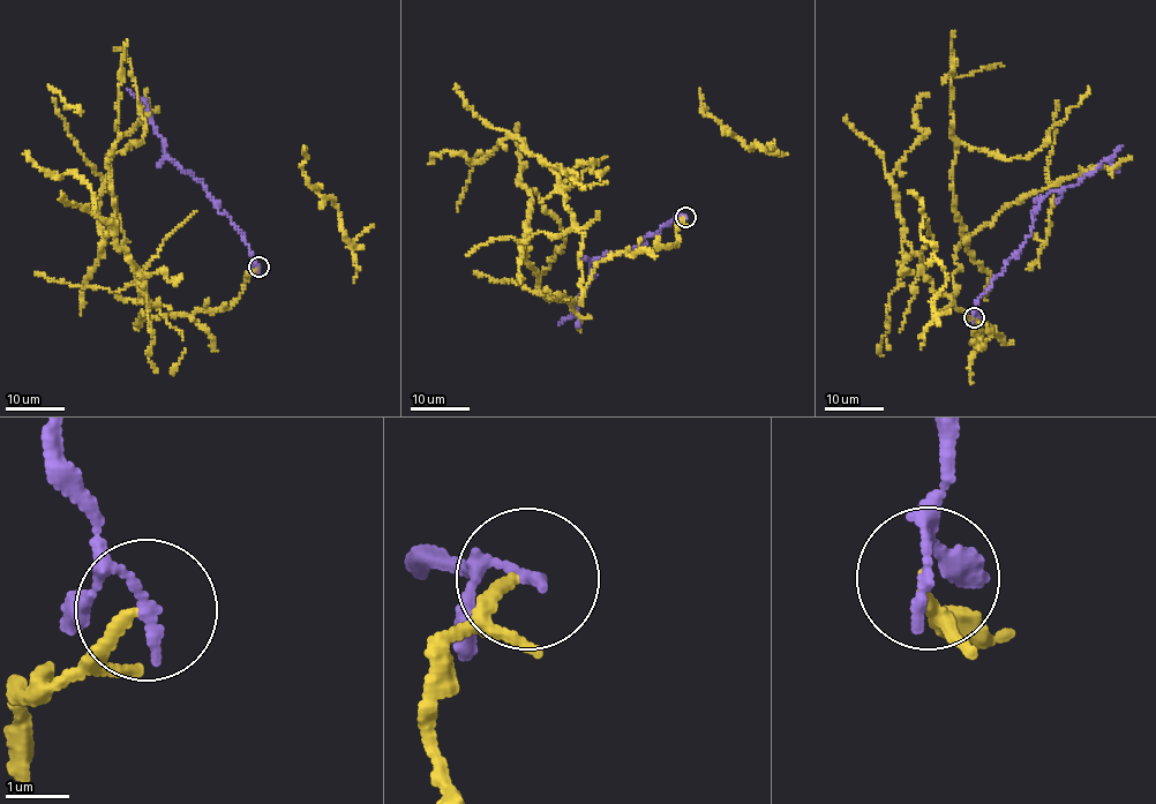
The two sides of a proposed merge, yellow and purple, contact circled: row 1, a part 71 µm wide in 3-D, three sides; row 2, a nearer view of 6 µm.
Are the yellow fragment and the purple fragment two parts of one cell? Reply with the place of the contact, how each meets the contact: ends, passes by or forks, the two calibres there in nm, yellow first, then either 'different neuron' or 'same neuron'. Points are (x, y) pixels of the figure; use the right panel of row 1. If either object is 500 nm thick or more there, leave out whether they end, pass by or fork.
at (974, 317); yellow ends there; purple passes by; 180 nm thick on the yellow side, 140 nm on the other; different neuron

